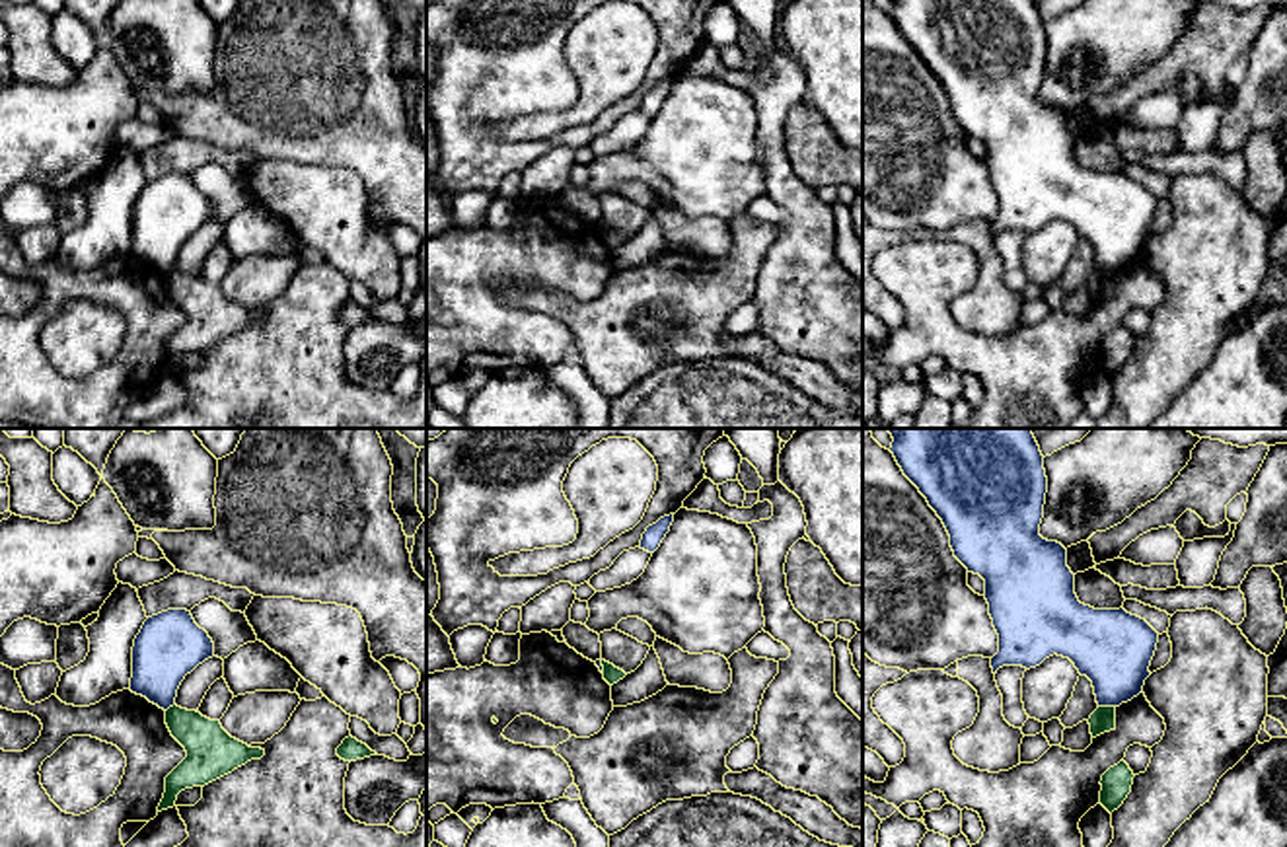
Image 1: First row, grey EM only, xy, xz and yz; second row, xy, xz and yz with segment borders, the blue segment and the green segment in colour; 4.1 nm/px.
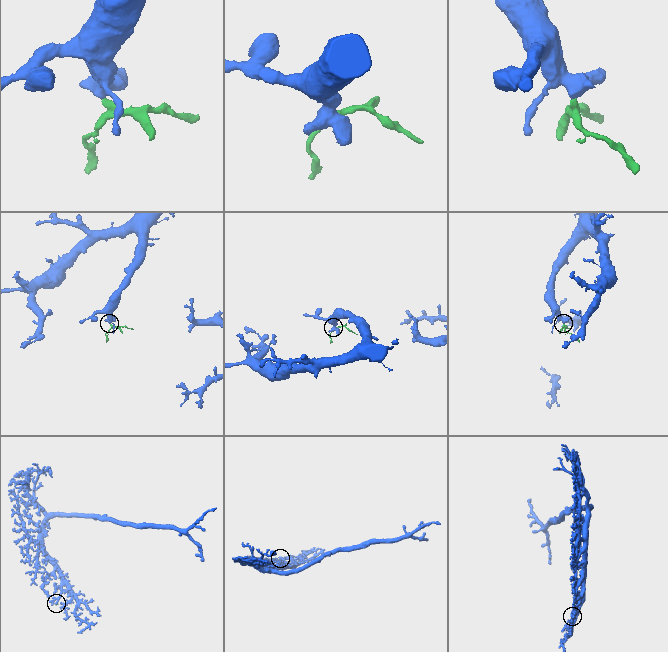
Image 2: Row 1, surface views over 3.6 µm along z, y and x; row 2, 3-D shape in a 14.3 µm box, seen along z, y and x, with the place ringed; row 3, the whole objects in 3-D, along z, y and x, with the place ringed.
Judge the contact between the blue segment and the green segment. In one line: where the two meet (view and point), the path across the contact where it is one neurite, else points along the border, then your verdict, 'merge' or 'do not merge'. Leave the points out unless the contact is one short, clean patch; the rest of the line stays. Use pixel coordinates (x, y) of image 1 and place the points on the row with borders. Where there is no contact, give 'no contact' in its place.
meets blue in yz at (1106, 705); border along yz (1099, 705), (1114, 707); do not merge

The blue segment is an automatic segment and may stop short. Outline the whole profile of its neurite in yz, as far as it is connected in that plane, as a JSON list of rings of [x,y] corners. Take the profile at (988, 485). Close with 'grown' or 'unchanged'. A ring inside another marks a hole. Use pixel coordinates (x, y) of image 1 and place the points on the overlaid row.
[[[888,428],[903,475],[942,520],[954,557],[985,580],[989,615],[999,635],[993,674],[1003,666],[1040,666],[1057,654],[1092,681],[1098,707],[1120,707],[1143,691],[1158,633],[1120,609],[1079,602],[1067,549],[1040,535],[1048,477],[1030,428]]]; unchanged

